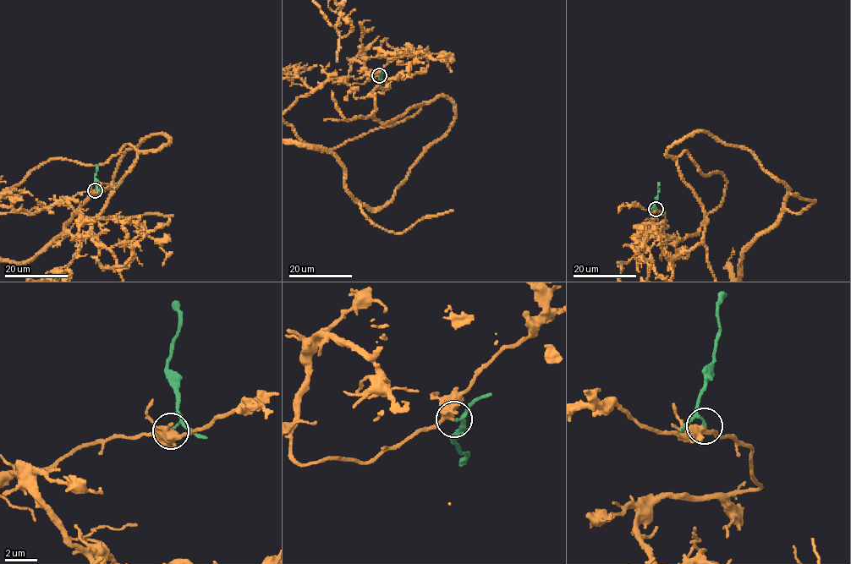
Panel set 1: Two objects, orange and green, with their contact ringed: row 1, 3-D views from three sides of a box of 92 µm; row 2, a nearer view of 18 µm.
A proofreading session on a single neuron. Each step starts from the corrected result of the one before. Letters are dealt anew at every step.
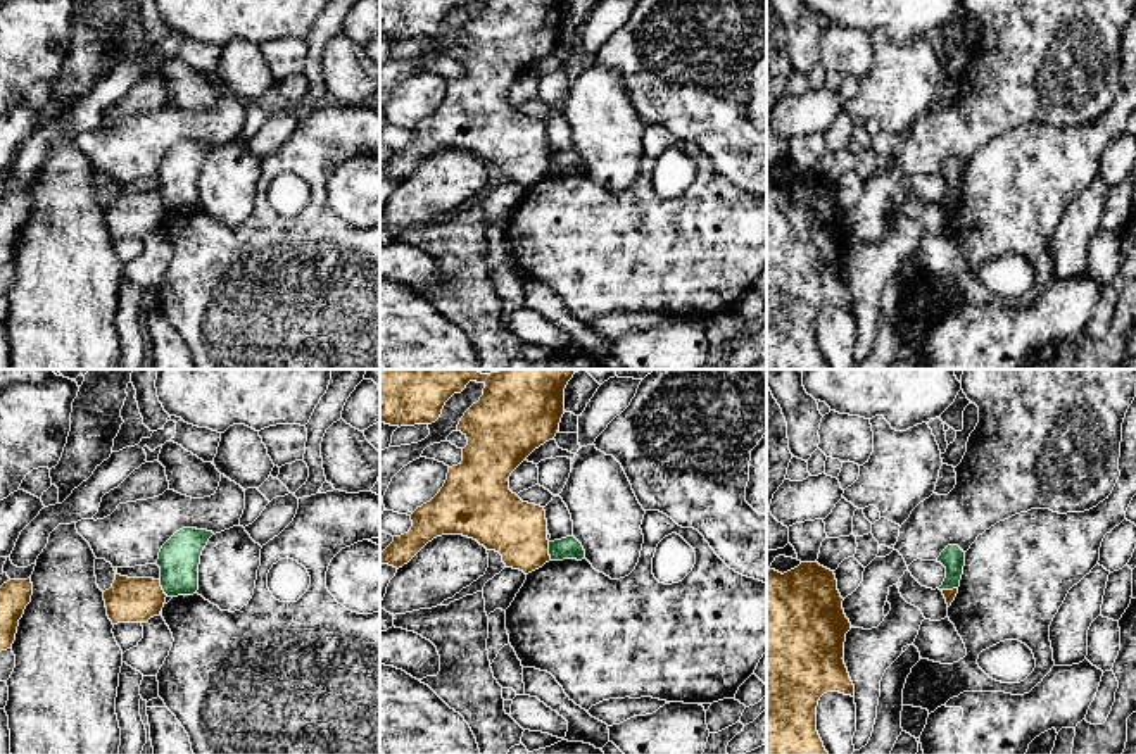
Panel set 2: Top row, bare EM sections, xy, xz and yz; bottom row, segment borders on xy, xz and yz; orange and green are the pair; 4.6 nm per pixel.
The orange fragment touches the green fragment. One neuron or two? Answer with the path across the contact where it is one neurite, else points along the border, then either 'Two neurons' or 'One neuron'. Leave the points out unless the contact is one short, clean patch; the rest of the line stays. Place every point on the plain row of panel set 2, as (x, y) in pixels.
Boundary: xz (548, 156), (551, 173). Two neurons

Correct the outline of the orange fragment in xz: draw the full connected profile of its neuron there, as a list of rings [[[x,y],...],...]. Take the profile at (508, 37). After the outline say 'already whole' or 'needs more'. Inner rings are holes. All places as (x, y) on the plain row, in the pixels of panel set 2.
[[[485,0],[480,14],[464,26],[458,38],[458,45],[468,52],[463,74],[449,81],[440,105],[411,128],[411,143],[394,150],[394,155],[380,167],[380,176],[399,183],[428,155],[442,148],[473,152],[487,164],[499,166],[506,181],[525,188],[549,176],[546,124],[513,107],[509,90],[535,62],[556,50],[565,28],[565,2]]]; already whole

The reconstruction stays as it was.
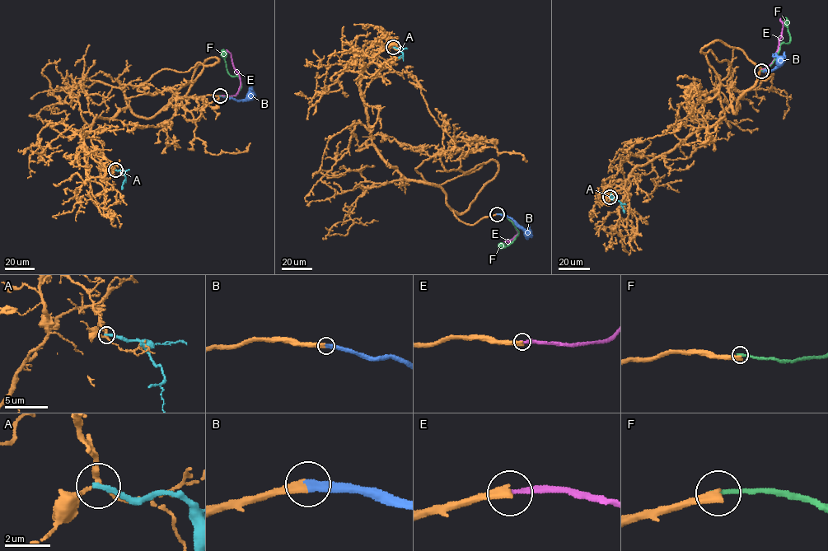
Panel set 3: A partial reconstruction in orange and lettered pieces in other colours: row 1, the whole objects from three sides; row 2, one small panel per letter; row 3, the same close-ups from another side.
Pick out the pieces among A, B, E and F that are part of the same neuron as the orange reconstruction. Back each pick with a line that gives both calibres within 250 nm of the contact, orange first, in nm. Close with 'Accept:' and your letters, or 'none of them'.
B: Thickness 360 nm (orange) against 360 nm
Accept: B

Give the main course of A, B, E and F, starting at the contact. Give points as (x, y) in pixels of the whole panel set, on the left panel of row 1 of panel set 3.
A: (115, 170), (121, 170), (125, 177), (121, 189)
B: (220, 96), (242, 100), (250, 91), (250, 86)
E: (220, 95), (234, 96), (240, 86), (240, 77), (226, 49)
F: (220, 95), (234, 96), (241, 86), (239, 77), (230, 75), (226, 70), (222, 49)

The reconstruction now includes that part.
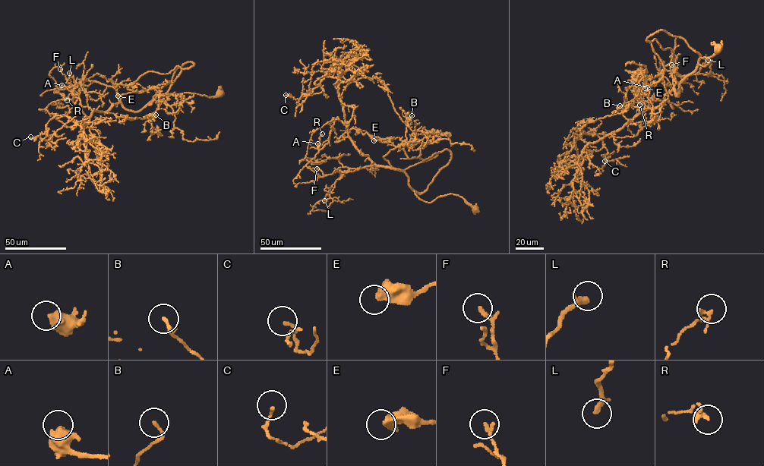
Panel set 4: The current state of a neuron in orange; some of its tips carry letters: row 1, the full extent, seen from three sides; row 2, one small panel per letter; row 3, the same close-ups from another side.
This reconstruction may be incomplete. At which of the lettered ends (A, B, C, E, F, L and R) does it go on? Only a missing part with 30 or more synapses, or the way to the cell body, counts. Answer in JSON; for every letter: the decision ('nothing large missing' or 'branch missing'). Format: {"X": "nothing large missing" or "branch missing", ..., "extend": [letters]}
{"A": "nothing large missing", "B": "nothing large missing", "C": "nothing large missing", "E": "nothing large missing", "F": "nothing large missing", "L": "branch missing", "R": "nothing large missing", "extend": ["L"]}

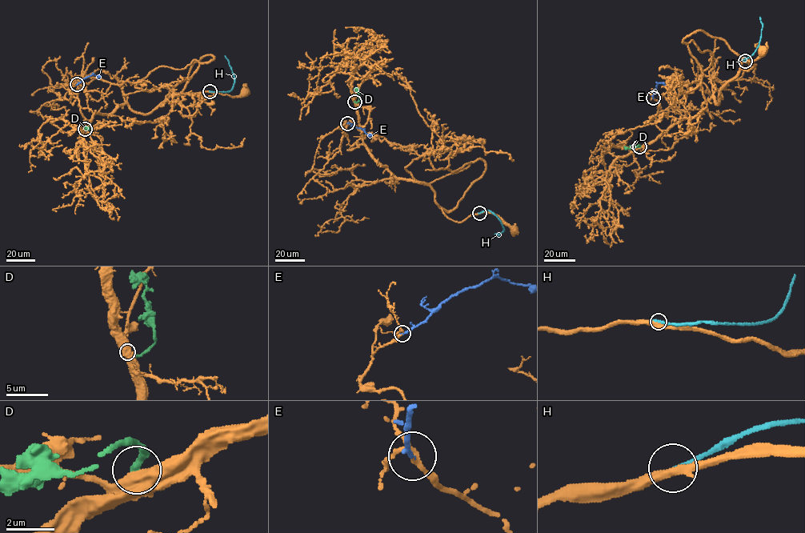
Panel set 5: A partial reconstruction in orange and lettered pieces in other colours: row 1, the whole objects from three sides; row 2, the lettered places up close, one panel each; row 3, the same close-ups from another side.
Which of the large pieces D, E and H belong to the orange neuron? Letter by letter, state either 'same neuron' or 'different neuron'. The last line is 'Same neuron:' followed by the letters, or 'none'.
D: different neuron
E: same neuron
H: different neuron
Same neuron: E

